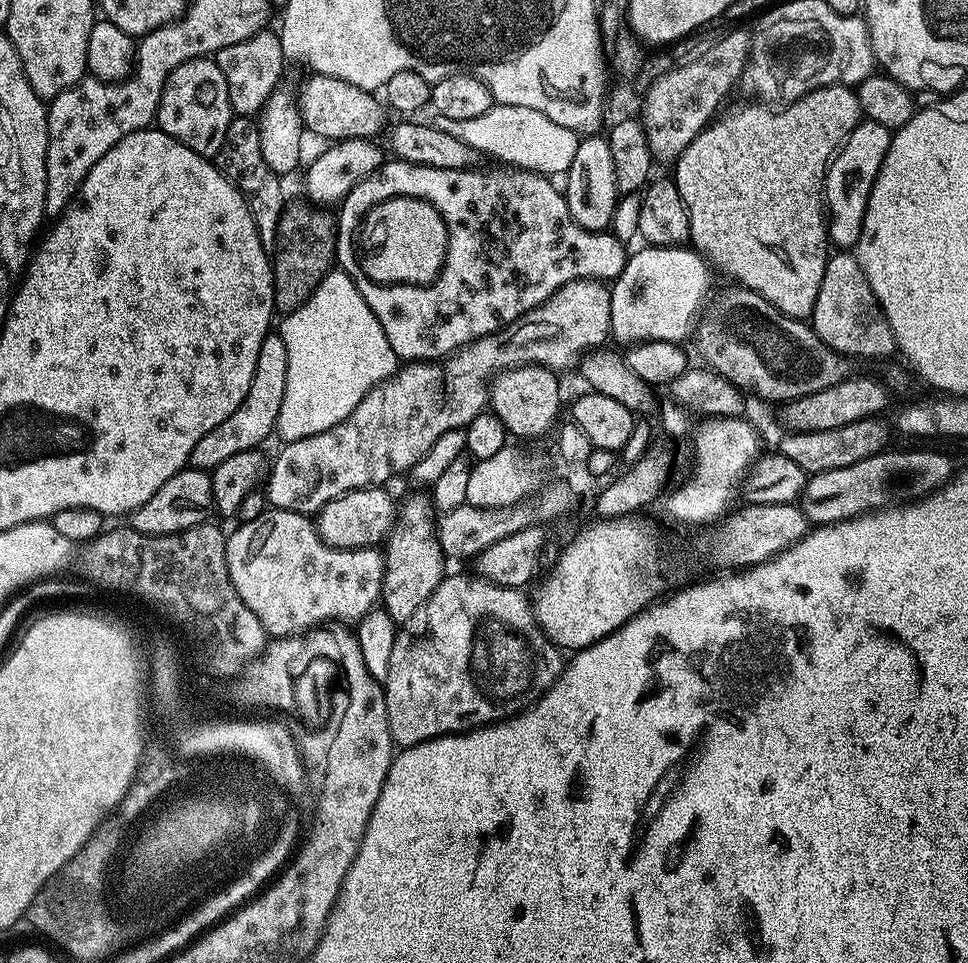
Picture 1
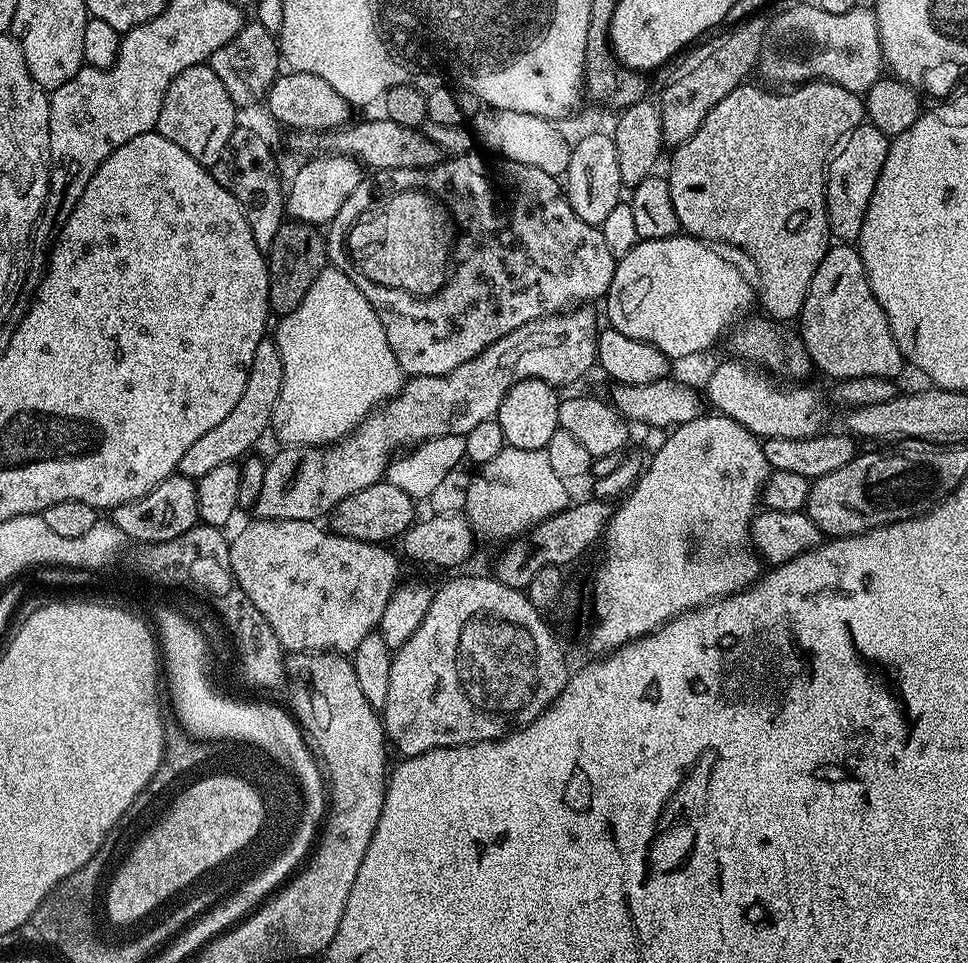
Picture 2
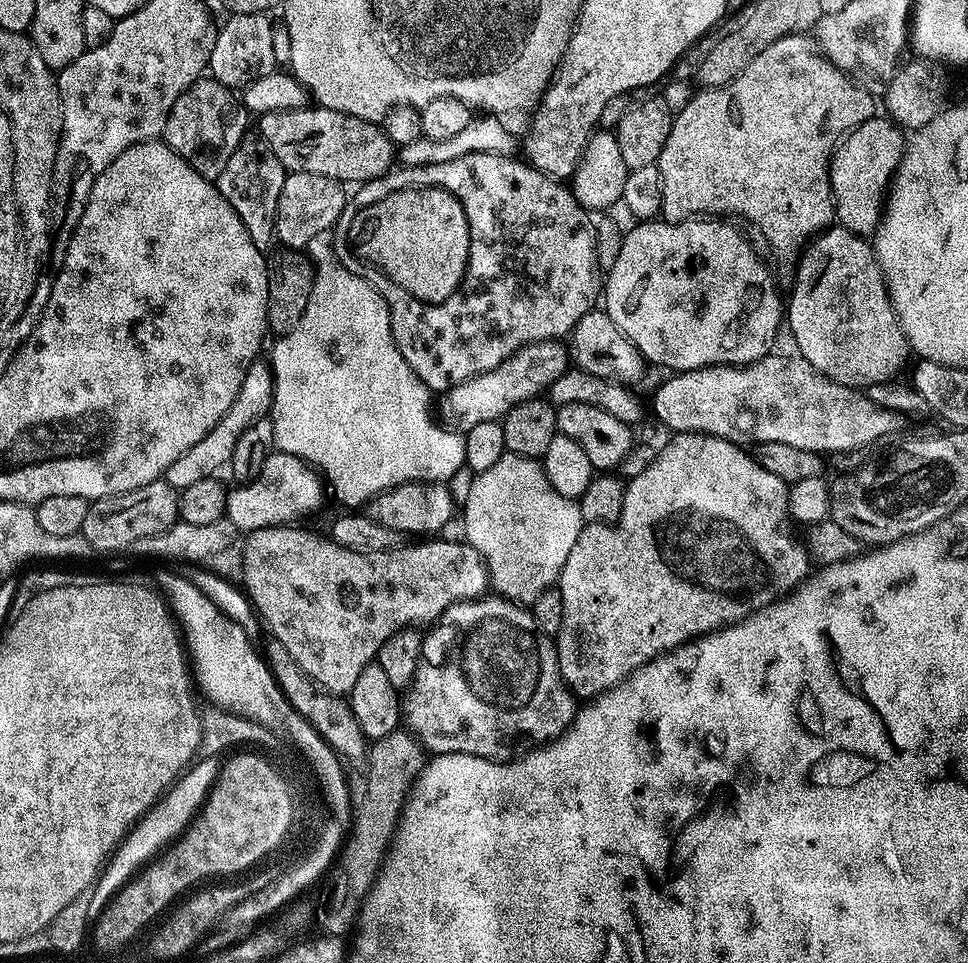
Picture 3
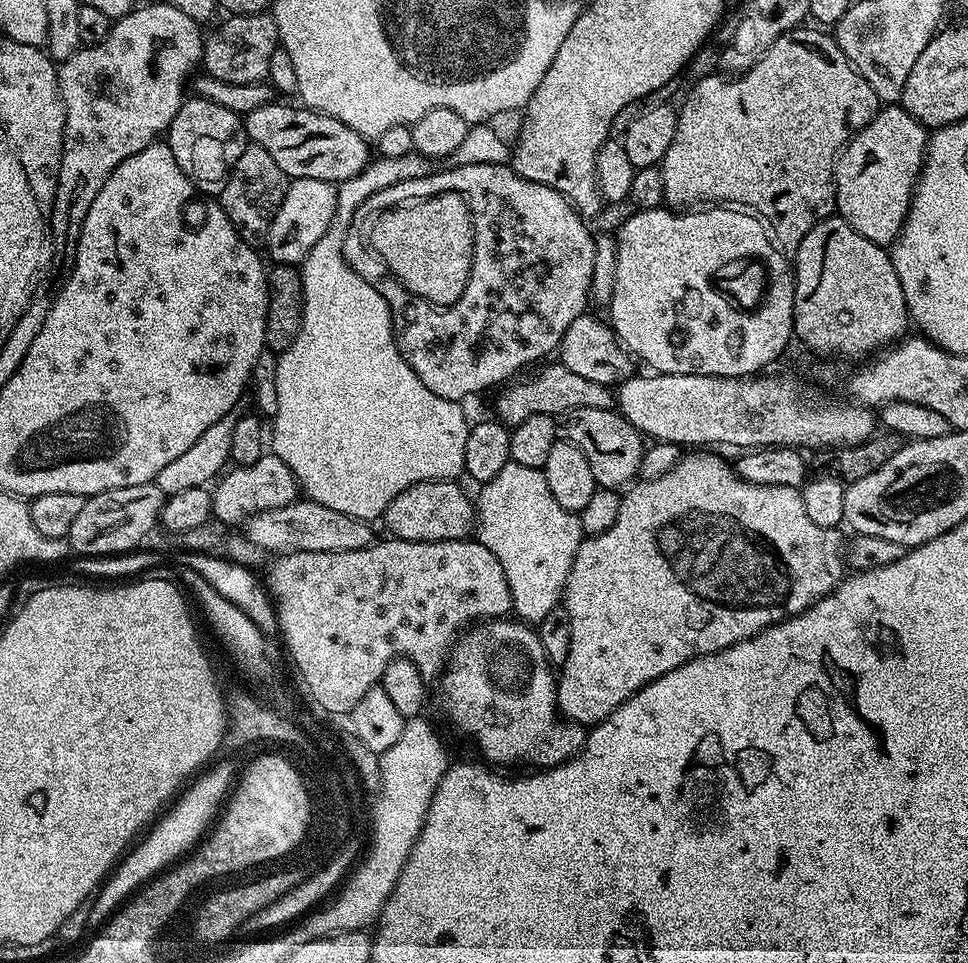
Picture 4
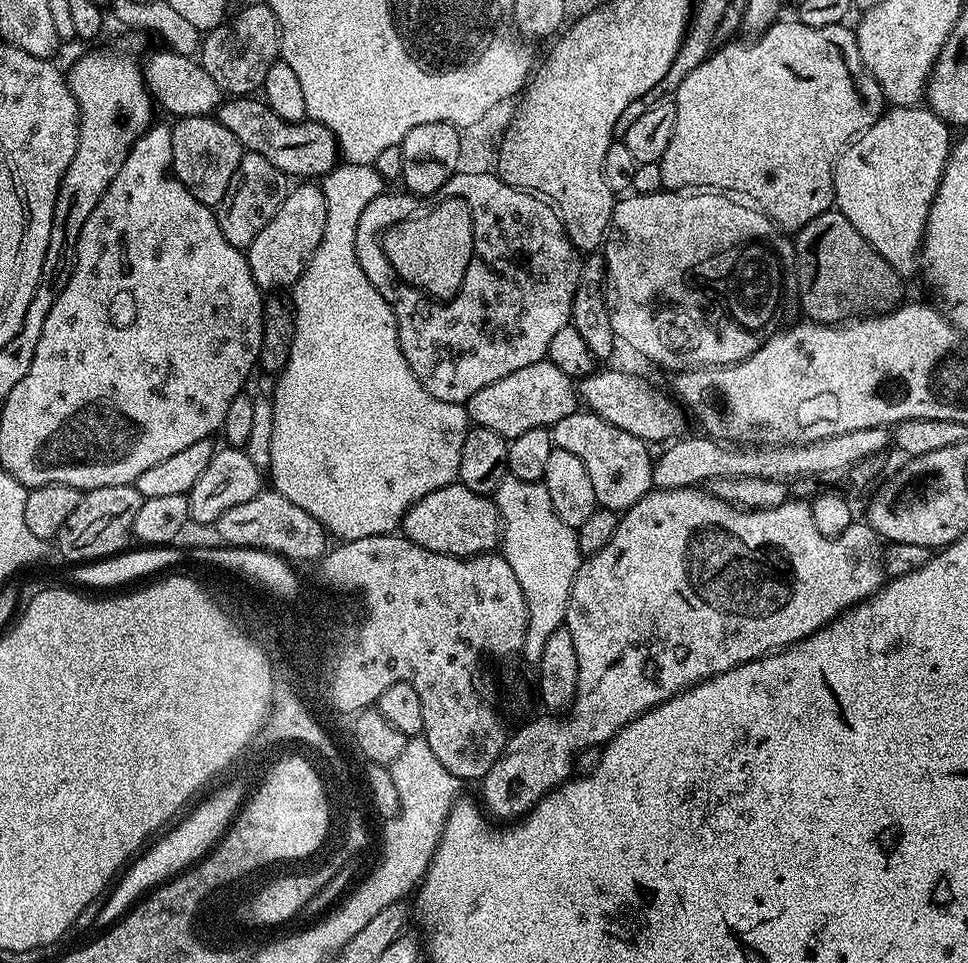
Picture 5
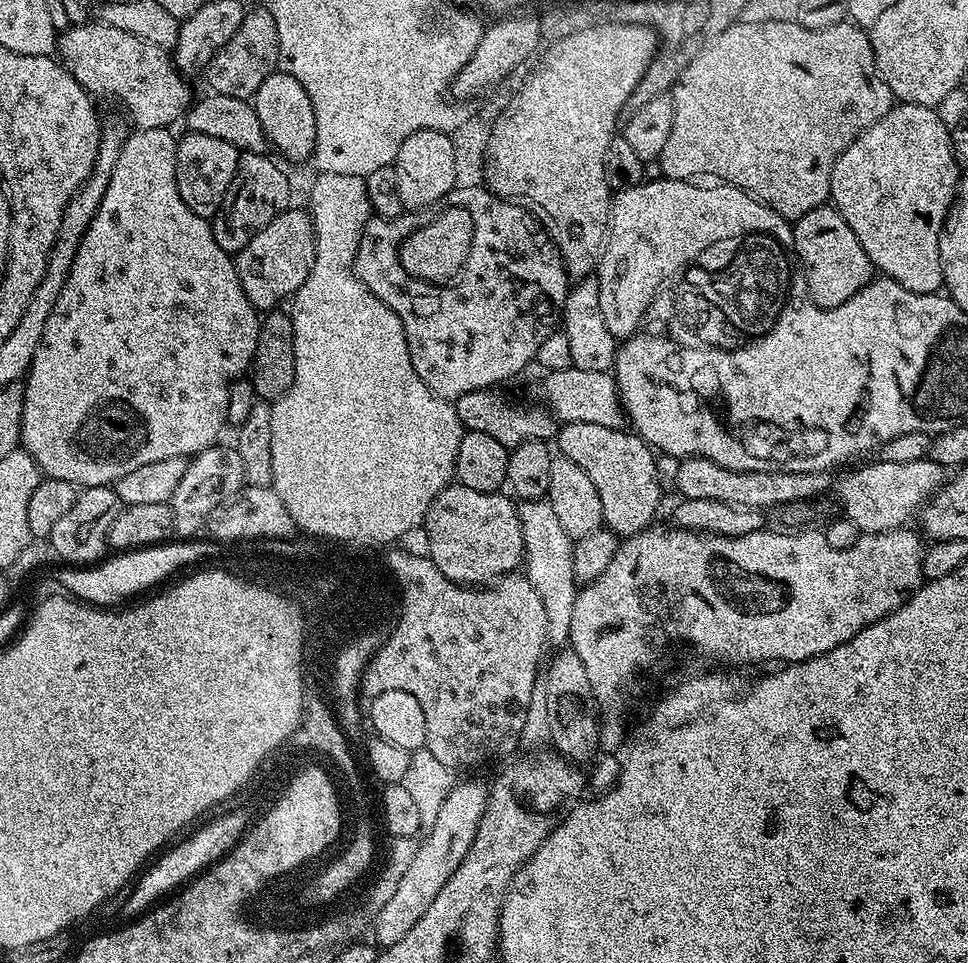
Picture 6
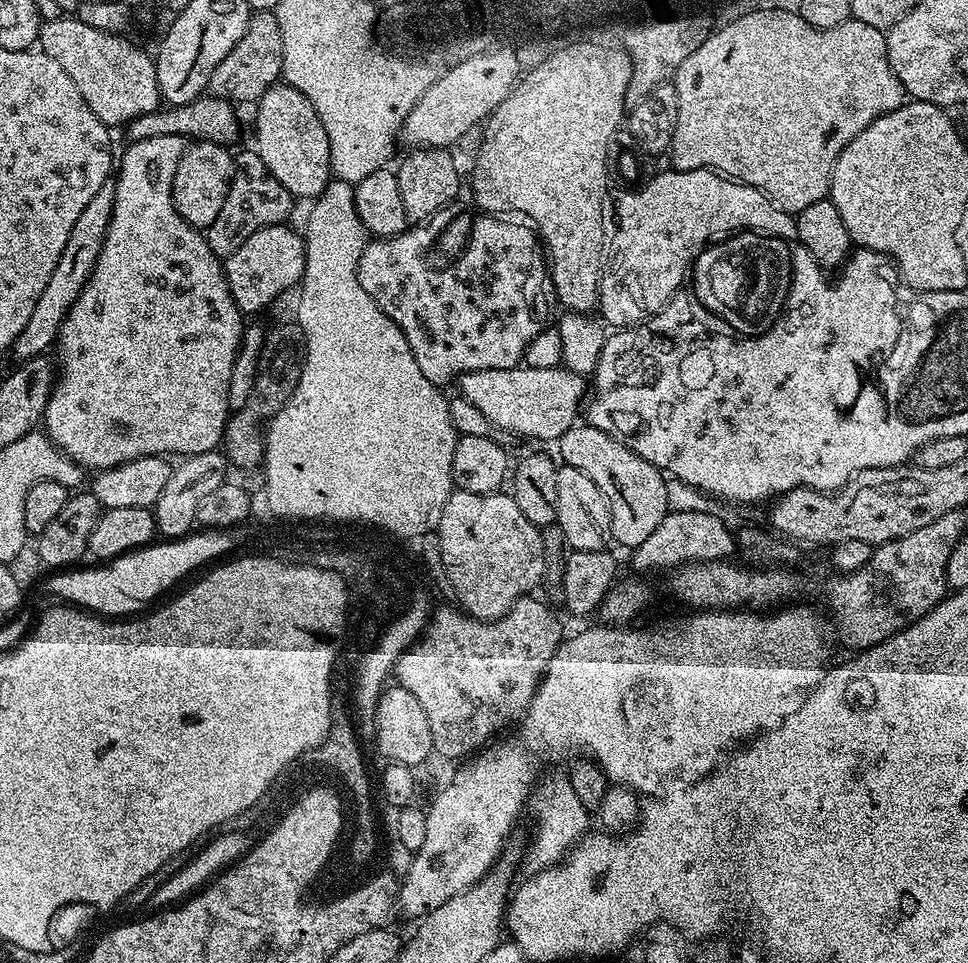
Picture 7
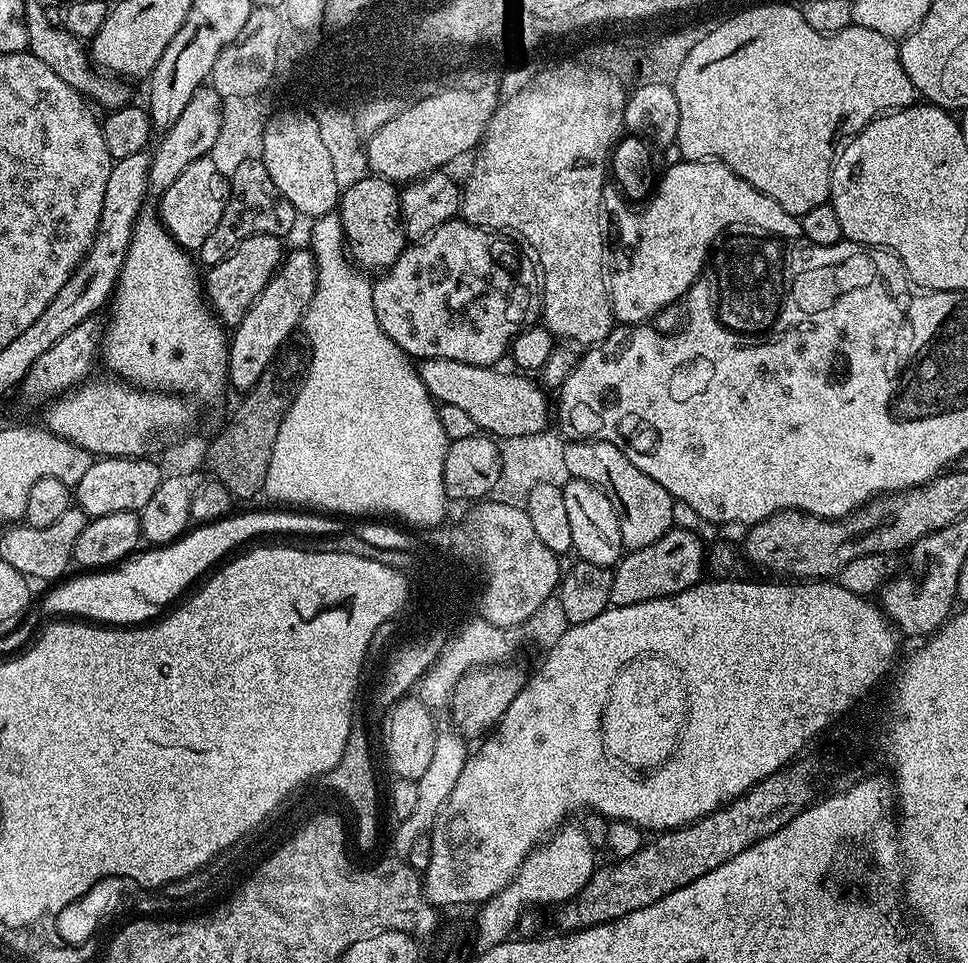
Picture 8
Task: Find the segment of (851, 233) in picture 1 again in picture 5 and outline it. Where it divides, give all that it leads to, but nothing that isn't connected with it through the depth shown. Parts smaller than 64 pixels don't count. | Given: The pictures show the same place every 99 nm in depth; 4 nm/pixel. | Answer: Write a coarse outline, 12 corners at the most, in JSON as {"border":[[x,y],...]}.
{"border":[[892,106],[836,159],[835,207],[917,271],[949,125]]}

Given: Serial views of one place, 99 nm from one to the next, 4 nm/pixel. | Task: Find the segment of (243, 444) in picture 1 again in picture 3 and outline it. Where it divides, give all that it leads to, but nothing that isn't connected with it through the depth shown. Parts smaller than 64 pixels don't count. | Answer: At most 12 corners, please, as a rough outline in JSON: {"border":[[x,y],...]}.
{"border":[[256,359],[218,426],[164,472],[177,490],[220,474],[271,413],[271,363]]}

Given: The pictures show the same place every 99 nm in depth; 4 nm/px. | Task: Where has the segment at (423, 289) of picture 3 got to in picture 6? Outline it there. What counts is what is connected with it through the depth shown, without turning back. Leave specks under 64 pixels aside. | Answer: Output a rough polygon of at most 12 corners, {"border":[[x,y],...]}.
{"border":[[445,207],[400,244],[408,274],[446,284],[473,242],[468,208]]}

